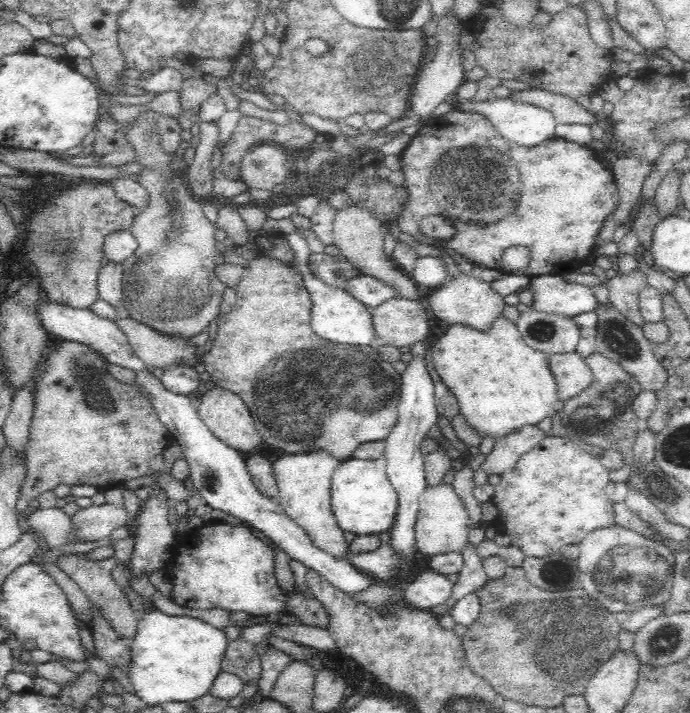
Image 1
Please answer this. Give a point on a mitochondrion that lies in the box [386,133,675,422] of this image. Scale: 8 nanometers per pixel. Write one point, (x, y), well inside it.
(619, 340)

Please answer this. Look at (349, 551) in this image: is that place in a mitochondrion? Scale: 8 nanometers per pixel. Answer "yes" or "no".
no

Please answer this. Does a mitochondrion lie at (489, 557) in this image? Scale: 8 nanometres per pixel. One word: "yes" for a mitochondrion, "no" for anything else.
no

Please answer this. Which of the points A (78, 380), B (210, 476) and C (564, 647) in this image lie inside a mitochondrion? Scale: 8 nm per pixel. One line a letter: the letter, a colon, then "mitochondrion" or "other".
A: mitochondrion
B: mitochondrion
C: mitochondrion

